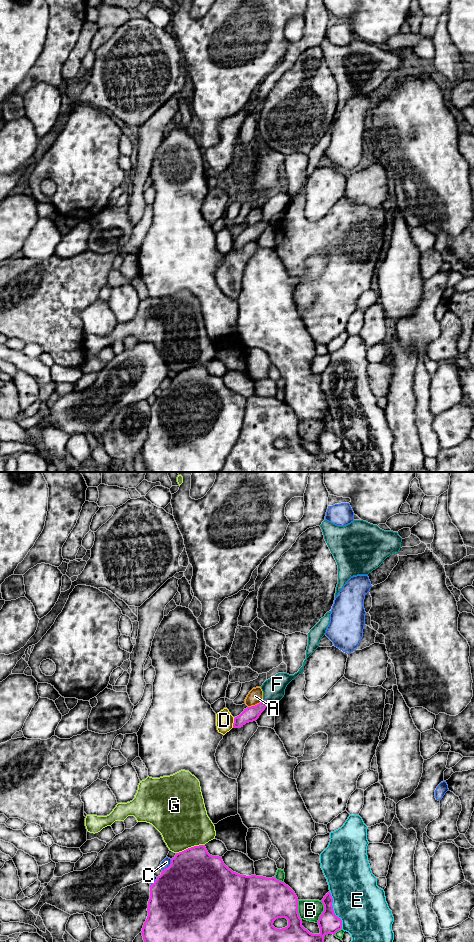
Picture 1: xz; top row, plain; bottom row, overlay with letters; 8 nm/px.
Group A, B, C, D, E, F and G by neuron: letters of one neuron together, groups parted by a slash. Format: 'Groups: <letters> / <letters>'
Groups: A / B / C / D / E / F / G

